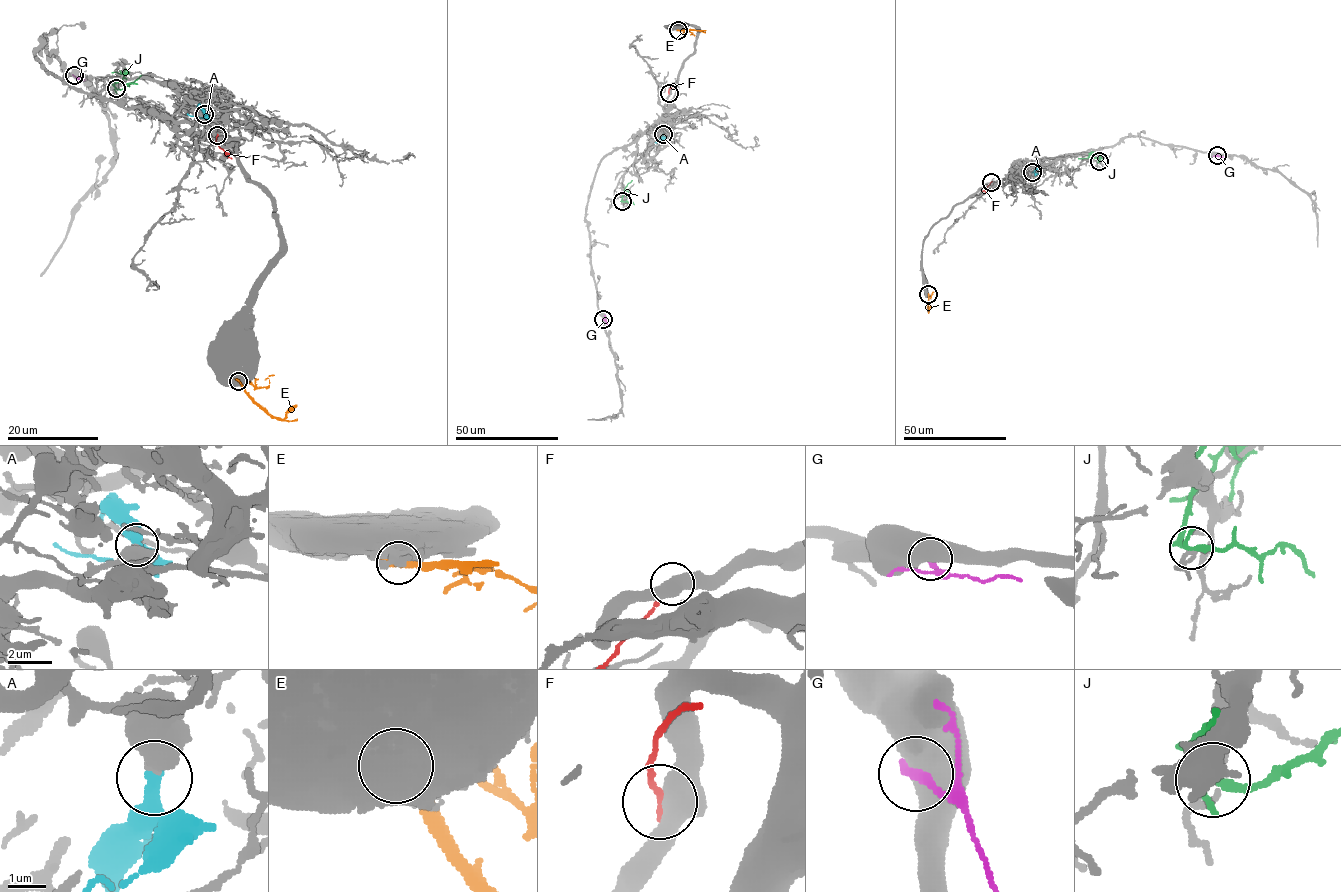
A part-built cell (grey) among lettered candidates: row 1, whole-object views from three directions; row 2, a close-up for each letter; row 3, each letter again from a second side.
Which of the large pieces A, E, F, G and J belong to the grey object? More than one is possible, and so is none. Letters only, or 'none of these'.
A

